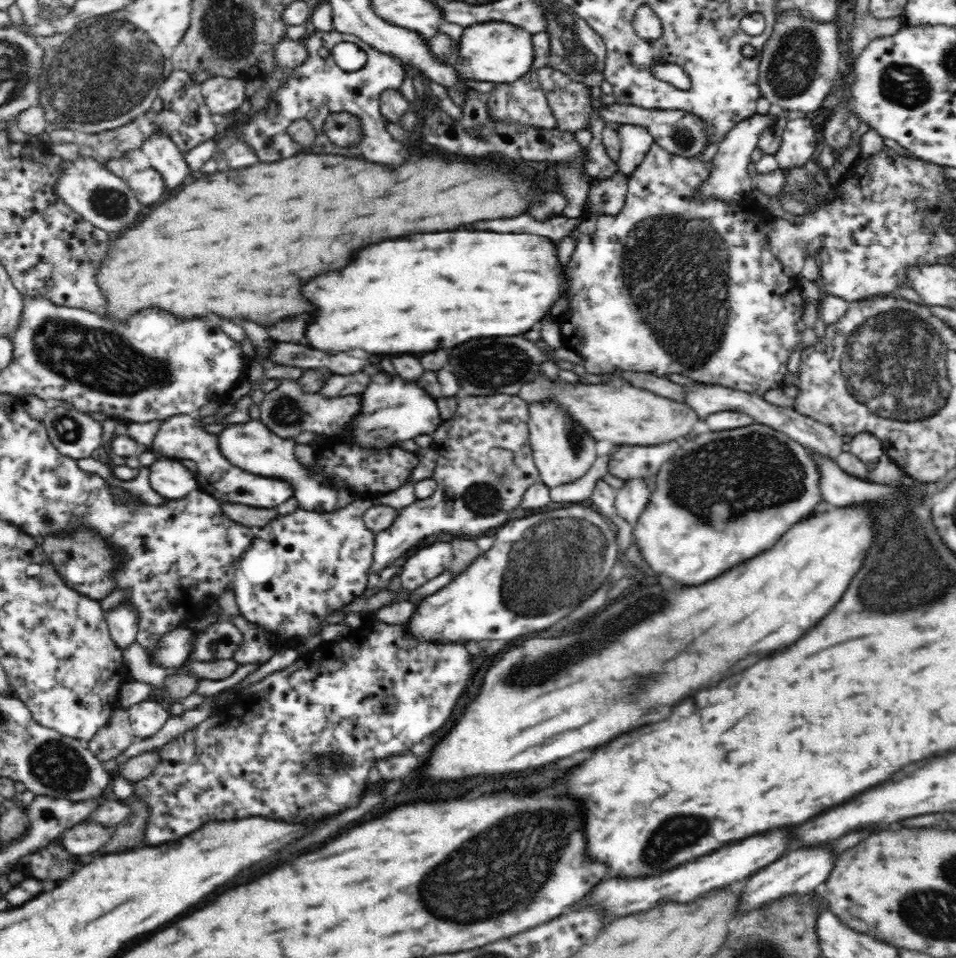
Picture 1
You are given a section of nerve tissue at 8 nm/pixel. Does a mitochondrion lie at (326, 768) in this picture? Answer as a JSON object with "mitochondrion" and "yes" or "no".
{"mitochondrion":"yes"}

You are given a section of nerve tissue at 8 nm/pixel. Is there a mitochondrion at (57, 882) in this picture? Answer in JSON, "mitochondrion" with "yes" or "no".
{"mitochondrion":"no"}

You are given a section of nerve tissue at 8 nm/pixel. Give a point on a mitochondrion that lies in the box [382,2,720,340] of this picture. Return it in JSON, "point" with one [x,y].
{"point":[581,59]}

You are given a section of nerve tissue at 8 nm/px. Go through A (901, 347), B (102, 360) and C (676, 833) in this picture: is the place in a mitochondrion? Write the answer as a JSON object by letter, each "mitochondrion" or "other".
{"A":"mitochondrion","B":"mitochondrion","C":"mitochondrion"}

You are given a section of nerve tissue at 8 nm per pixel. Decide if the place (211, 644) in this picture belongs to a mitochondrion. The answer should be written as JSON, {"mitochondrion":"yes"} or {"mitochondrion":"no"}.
{"mitochondrion":"yes"}

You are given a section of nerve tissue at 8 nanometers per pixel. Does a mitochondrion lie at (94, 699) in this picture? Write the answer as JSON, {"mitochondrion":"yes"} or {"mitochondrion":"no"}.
{"mitochondrion":"no"}

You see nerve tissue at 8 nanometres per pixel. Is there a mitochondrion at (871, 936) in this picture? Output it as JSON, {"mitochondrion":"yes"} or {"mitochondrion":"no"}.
{"mitochondrion":"no"}

